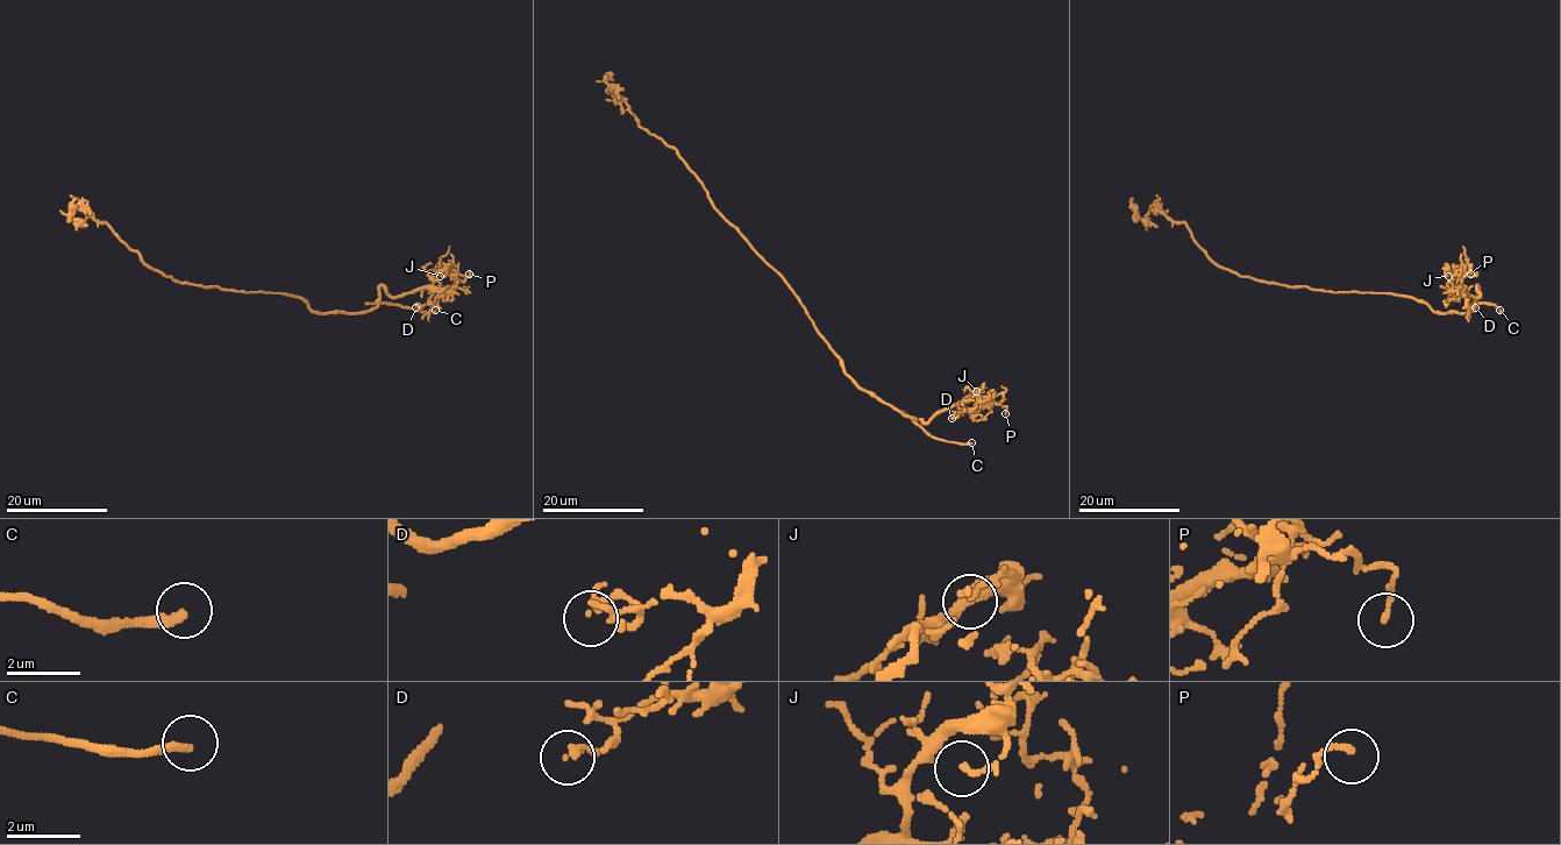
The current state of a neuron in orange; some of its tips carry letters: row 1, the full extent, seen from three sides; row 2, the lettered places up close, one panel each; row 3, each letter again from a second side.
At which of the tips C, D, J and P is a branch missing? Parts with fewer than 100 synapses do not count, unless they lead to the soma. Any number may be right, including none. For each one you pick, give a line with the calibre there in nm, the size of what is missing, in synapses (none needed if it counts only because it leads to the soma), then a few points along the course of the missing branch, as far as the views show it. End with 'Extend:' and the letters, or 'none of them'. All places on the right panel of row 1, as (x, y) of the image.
C: Thickness 260 nm. Course of what is missing: (1499, 310), (1503, 297), (1499, 291), (1480, 279), (1473, 298), (1482, 338), (1465, 340), (1442, 333)
Extend: C

